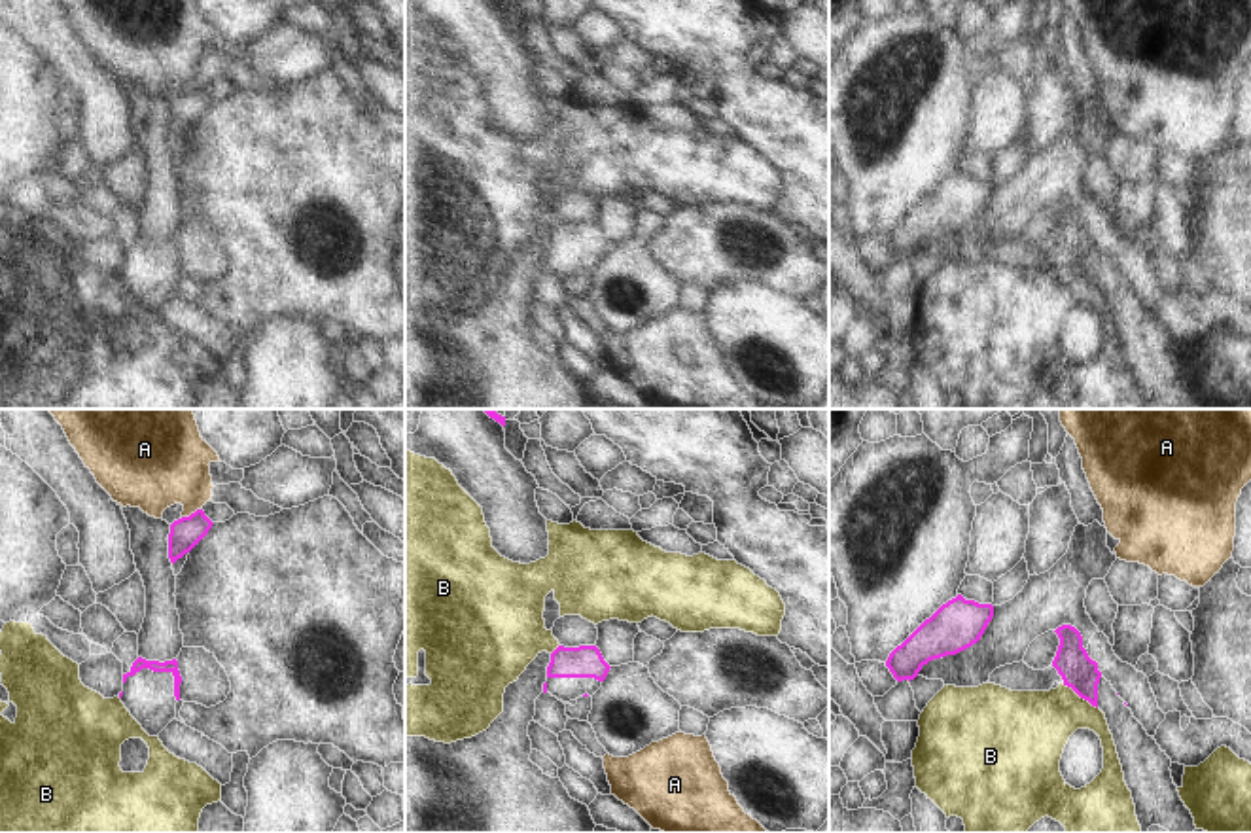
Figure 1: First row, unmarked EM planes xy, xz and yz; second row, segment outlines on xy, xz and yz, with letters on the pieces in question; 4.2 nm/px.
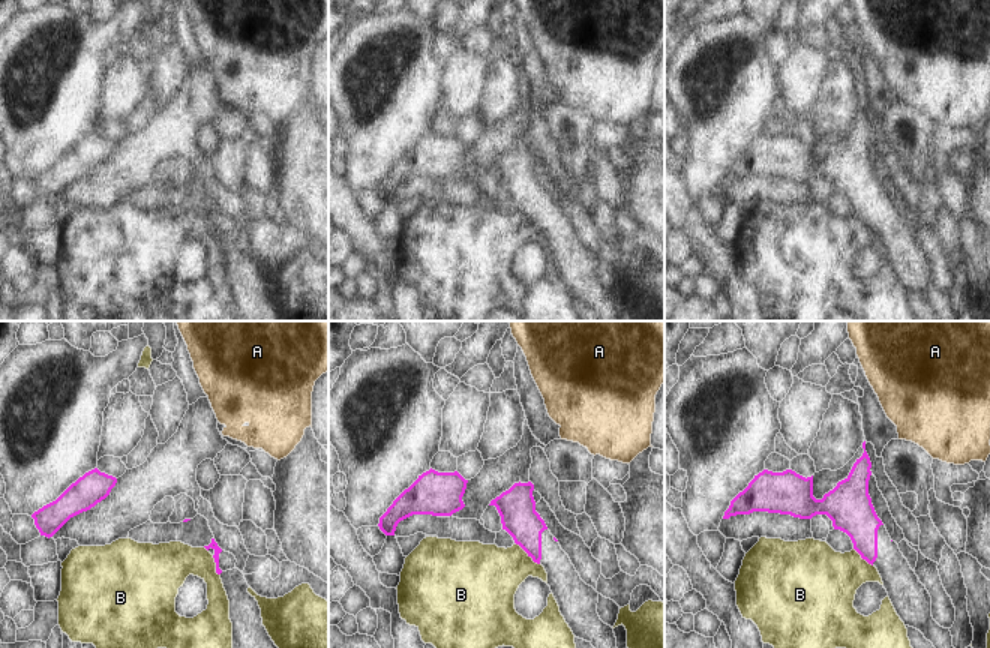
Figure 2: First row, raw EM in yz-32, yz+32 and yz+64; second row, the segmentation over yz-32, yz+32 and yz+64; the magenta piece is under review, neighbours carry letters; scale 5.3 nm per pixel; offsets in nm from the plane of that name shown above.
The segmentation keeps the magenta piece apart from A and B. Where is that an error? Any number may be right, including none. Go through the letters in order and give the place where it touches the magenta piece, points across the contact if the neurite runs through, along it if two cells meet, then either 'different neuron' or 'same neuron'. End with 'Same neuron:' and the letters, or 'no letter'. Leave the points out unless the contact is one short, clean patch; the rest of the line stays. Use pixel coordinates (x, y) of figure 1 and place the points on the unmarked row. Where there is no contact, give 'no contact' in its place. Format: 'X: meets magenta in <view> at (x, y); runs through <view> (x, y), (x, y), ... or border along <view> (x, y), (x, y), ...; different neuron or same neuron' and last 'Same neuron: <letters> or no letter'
A: meets magenta in xy at (192, 89); border along xy (199, 84), (182, 93); different neuron
B: meets magenta in yz at (1079, 271); border along yz (1062, 260), (1070, 262), (1096, 284); different neuron
Same neuron: no letter

